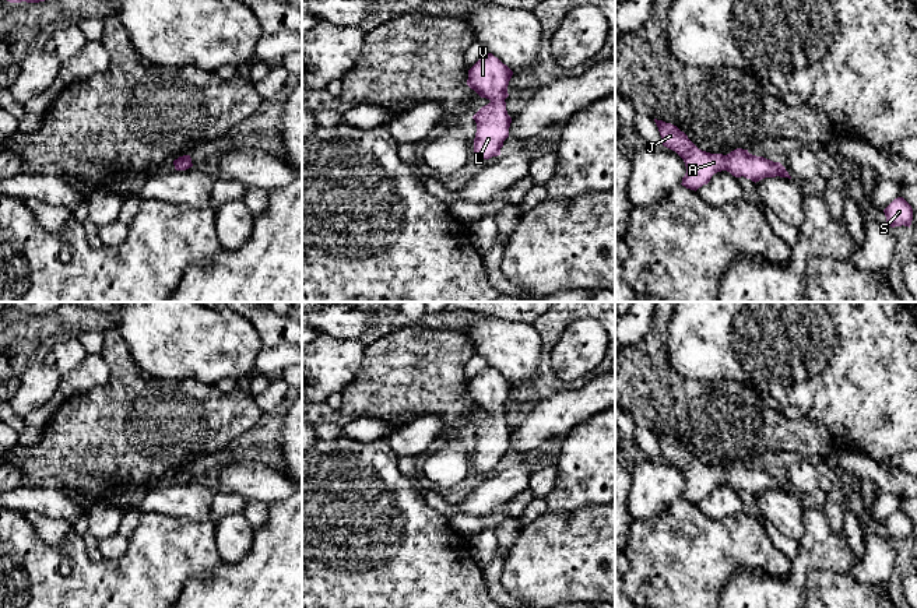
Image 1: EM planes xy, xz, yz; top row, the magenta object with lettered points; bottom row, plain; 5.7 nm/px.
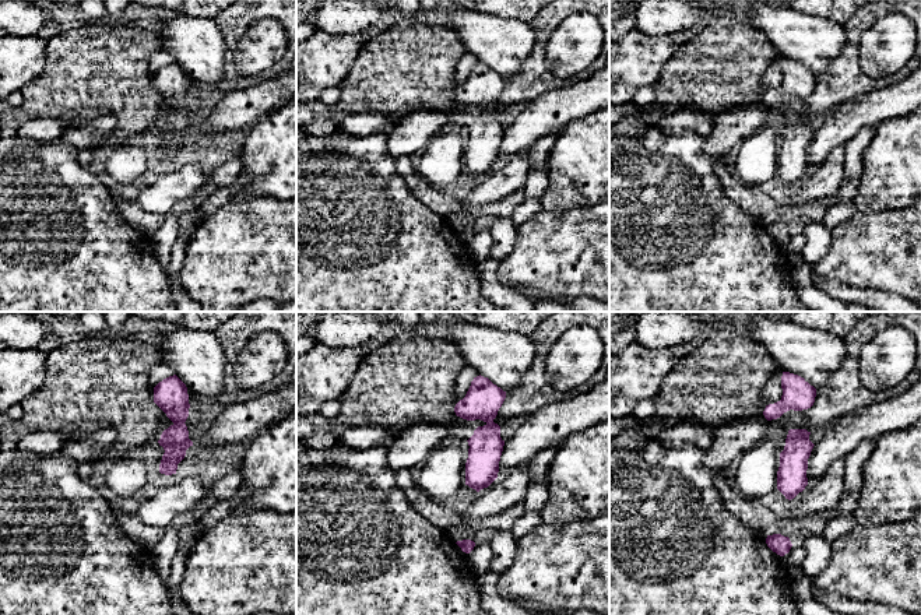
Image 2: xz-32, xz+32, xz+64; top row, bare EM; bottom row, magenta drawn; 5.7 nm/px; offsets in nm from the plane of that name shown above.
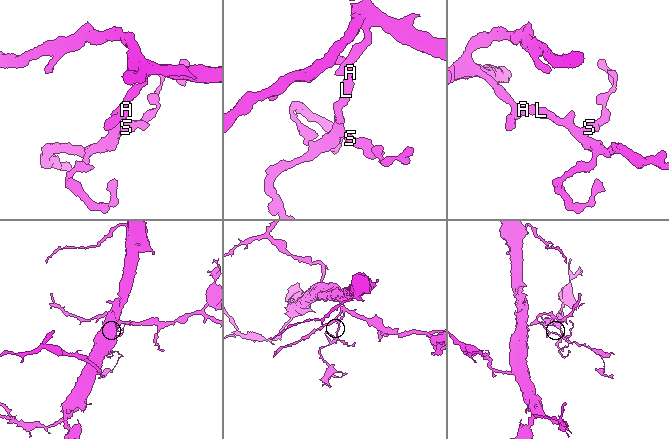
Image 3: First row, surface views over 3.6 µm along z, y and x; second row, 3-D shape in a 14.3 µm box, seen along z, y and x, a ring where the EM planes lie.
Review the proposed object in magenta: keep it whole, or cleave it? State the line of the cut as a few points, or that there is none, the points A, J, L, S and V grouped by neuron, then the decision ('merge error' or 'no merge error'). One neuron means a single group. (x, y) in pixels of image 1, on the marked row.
no cut; A J L S V; no merge error

